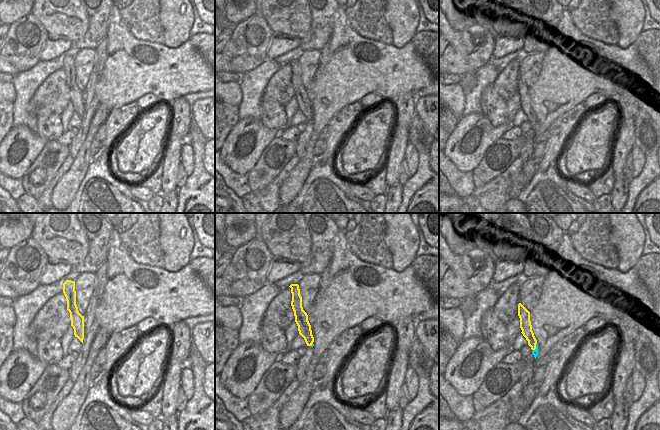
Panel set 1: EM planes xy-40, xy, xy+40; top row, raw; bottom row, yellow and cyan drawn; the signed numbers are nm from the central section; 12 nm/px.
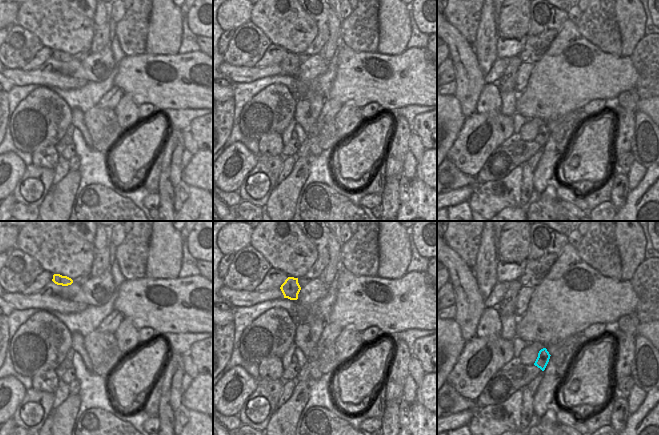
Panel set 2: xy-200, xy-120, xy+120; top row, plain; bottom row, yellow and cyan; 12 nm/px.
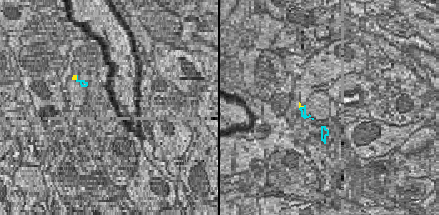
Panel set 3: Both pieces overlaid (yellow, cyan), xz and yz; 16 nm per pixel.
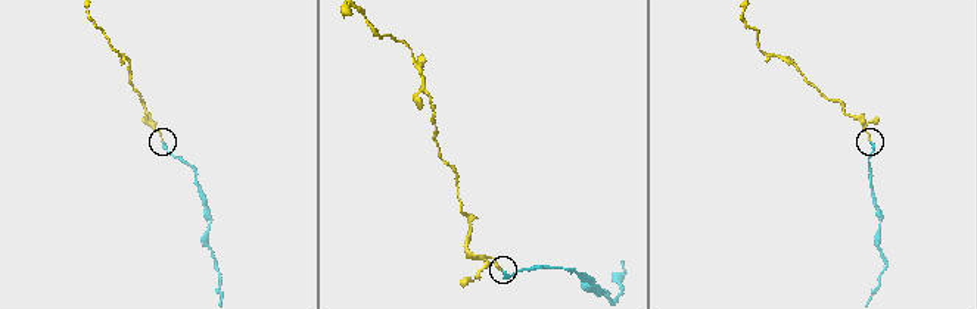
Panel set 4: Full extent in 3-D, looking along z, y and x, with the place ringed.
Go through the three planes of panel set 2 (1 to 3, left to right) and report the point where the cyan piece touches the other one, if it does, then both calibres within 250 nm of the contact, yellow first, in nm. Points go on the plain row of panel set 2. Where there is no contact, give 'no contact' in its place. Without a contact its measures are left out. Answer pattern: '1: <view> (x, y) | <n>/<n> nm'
1: no contact
2: no contact
3: no contact

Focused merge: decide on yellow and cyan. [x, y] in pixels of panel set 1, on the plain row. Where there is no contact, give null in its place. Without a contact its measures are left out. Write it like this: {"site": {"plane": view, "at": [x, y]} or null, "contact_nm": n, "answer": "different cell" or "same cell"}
{"site": {"plane": "xy+40", "at": [535, 123]}, "contact_nm": 100, "answer": "same cell"}

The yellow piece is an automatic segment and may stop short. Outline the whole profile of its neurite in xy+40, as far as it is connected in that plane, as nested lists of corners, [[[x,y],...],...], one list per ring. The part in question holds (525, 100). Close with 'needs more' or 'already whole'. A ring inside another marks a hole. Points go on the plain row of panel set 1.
[[[521,79],[518,80],[518,92],[520,94],[520,104],[522,106],[521,109],[528,117],[528,121],[533,126],[532,130],[536,135],[538,131],[538,120],[534,112],[534,109],[532,107],[532,101],[530,97],[530,88]]]; needs more

